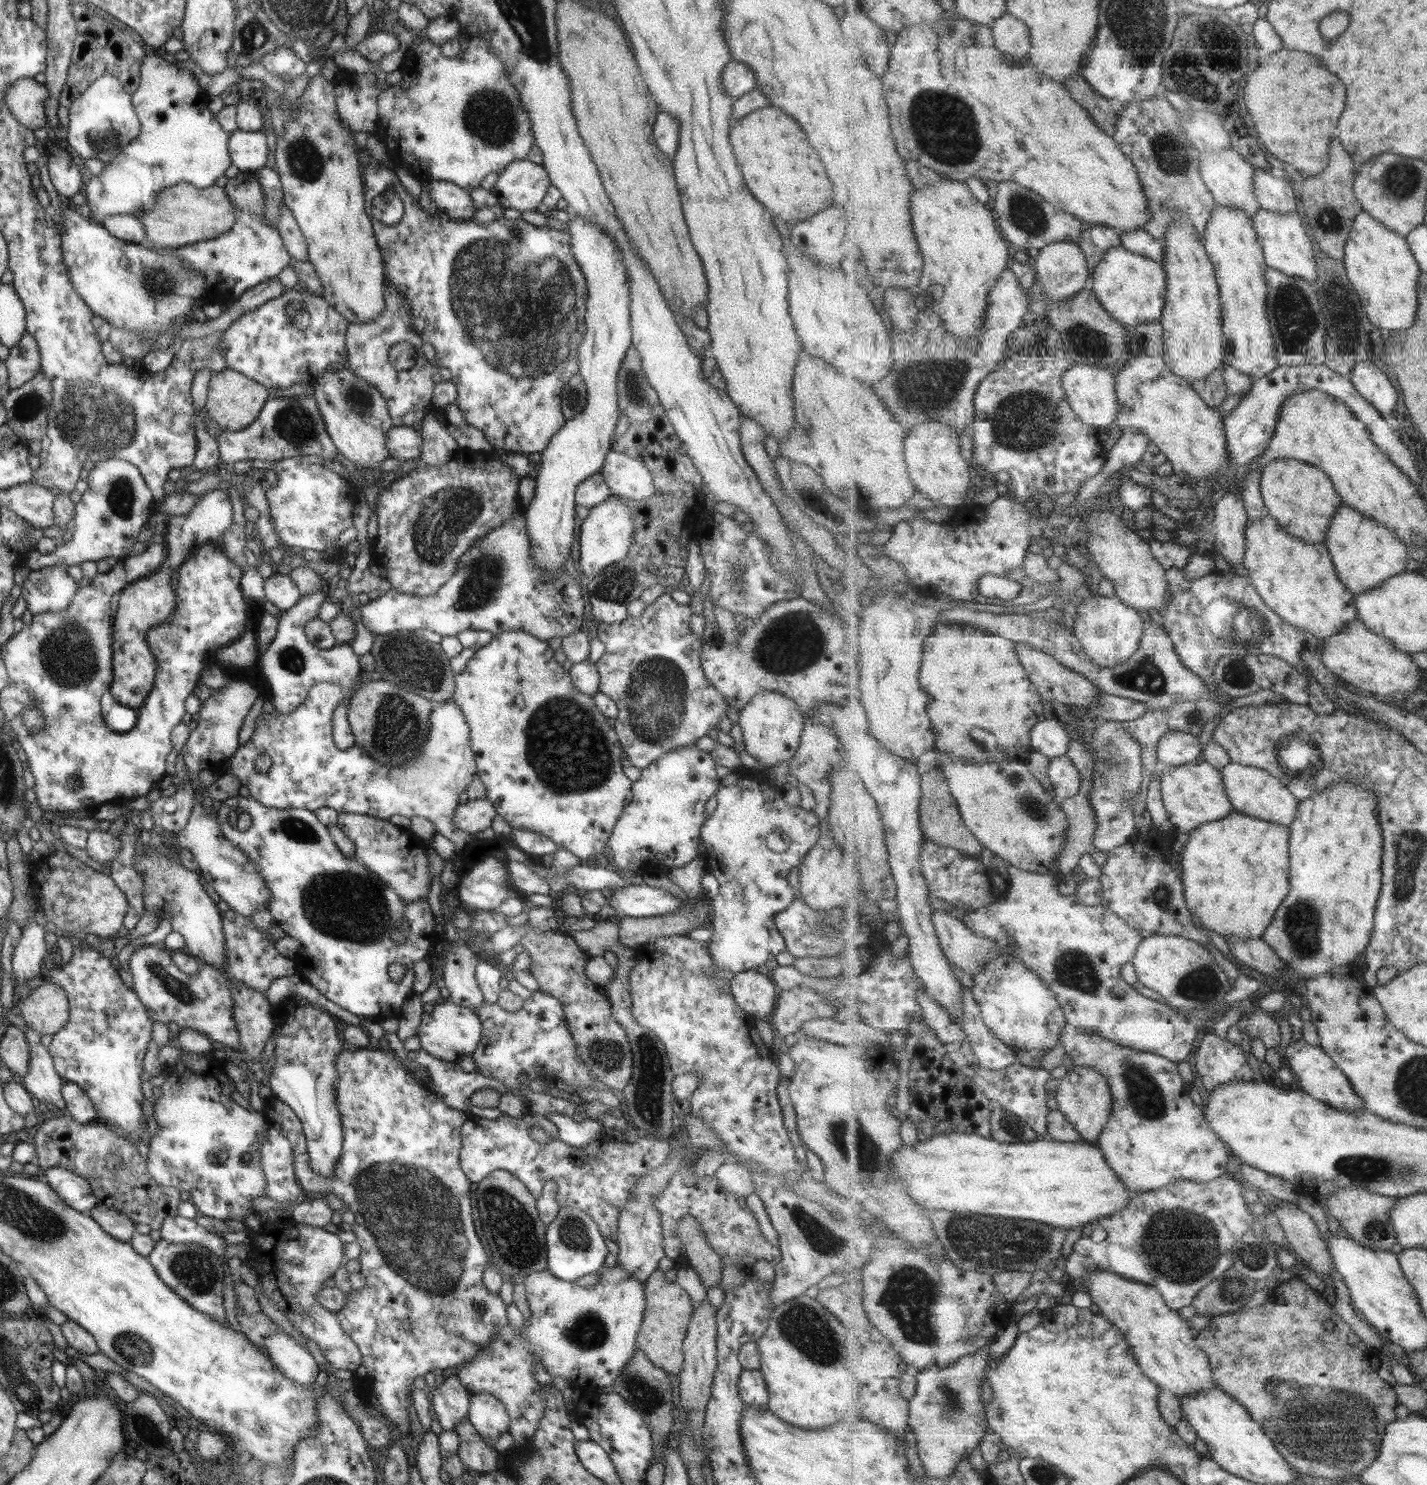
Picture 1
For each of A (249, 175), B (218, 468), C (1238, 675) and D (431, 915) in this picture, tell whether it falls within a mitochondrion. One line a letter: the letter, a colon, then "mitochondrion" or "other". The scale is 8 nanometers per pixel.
A: other
B: other
C: mitochondrion
D: other

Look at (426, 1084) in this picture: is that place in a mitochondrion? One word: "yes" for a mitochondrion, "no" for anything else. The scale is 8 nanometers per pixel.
no

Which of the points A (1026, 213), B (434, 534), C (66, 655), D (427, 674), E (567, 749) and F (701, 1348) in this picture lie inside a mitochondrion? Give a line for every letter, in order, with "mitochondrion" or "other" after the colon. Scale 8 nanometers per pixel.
A: mitochondrion
B: mitochondrion
C: mitochondrion
D: mitochondrion
E: mitochondrion
F: other

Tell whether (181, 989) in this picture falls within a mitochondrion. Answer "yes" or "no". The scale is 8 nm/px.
yes

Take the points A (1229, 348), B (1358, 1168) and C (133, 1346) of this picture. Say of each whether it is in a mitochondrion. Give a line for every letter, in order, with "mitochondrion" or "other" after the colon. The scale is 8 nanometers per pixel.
A: other
B: mitochondrion
C: mitochondrion

